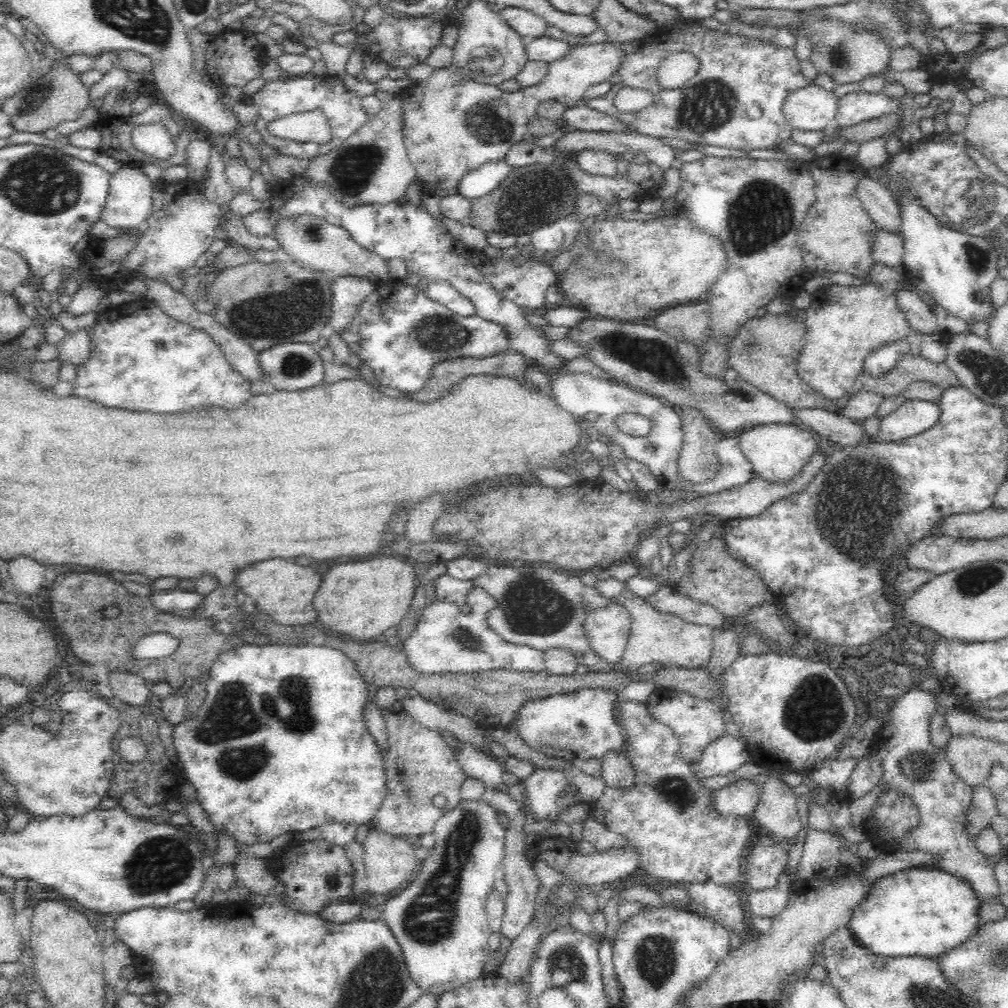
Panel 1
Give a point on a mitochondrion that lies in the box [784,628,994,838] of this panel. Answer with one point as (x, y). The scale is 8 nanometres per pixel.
(914, 767)

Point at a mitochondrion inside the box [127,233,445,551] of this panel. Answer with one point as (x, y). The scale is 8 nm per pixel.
(277, 317)

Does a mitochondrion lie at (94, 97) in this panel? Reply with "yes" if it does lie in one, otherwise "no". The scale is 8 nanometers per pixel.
no

